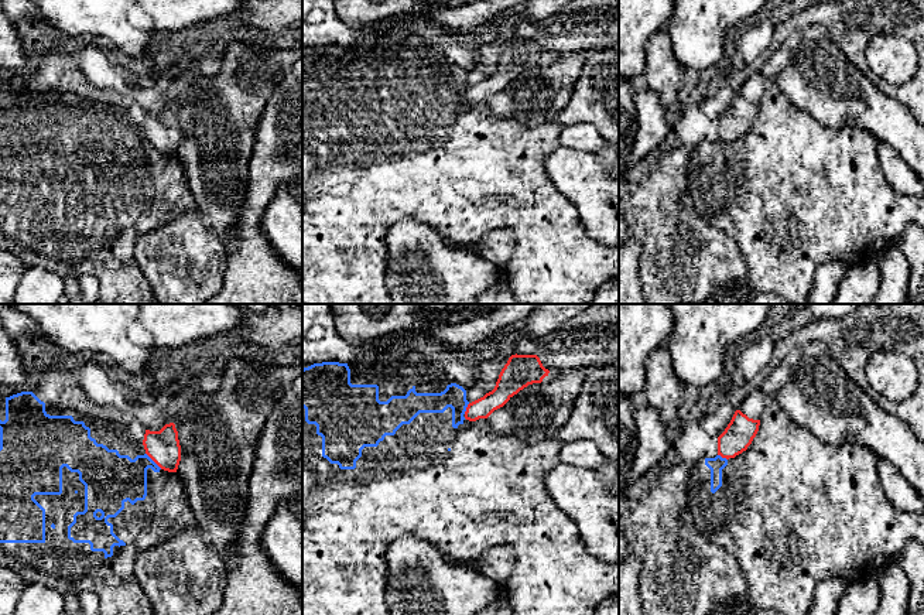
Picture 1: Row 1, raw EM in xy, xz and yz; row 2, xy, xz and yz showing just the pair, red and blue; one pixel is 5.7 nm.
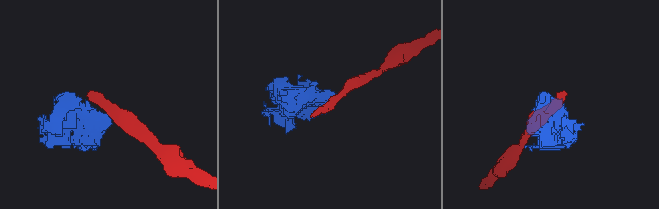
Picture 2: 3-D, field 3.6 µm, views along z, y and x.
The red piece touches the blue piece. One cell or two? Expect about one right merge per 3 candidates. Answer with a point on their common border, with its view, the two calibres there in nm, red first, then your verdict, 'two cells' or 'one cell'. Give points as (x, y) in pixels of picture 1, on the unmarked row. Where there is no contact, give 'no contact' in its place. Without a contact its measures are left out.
meets red in xy at (154, 144); 190 nm thick on the red side, 280 nm on the other; two cells

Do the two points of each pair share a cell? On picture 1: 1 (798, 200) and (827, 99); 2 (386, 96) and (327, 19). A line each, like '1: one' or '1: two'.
1: two
2: two

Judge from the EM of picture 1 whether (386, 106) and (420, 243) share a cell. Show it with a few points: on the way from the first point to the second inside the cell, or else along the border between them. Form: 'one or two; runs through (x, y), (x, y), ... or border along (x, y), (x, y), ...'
two; border along (386, 231), (400, 219), (416, 218), (442, 238)

